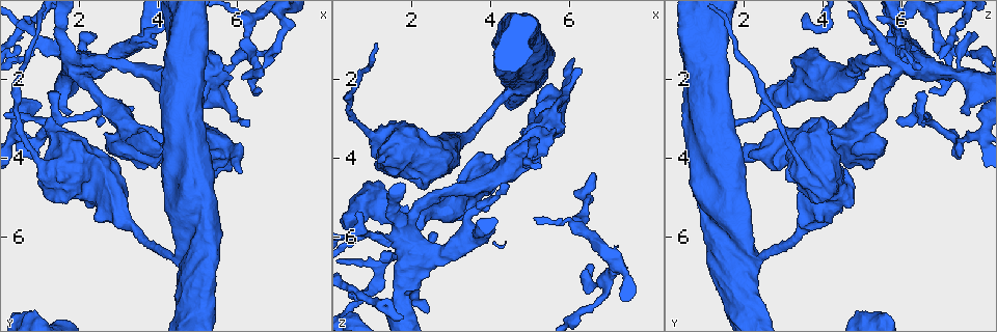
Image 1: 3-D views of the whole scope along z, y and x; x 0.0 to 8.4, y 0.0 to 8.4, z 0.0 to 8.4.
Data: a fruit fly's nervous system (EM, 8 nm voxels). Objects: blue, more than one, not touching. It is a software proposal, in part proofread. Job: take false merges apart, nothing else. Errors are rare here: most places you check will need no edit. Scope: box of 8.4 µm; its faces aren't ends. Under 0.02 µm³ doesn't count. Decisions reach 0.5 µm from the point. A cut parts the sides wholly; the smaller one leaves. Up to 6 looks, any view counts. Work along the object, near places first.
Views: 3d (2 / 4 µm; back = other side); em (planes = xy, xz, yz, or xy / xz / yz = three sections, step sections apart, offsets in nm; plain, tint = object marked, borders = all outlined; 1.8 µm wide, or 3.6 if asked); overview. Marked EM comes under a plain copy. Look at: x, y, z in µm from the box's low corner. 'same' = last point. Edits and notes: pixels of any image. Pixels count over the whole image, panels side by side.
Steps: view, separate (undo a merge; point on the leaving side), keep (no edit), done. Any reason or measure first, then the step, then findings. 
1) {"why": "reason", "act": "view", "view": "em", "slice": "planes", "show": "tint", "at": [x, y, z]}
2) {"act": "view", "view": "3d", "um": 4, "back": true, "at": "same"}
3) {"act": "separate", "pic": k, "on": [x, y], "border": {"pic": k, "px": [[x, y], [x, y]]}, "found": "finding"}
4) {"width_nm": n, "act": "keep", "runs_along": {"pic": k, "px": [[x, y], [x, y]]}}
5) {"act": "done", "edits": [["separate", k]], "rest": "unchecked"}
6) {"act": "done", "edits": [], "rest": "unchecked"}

{"why": "sudden change in width", "act": "view", "view": "em", "slice": "xz", "step": 8, "show": "tint", "at": [1.70, 2.00, 7.80]}

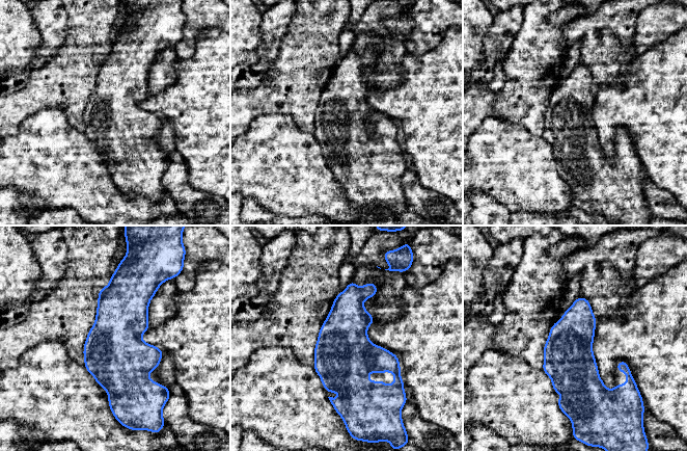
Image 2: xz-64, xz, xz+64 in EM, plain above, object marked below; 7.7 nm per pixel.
{"why": "another direction", "act": "view", "view": "em", "slice": "planes", "show": "borders", "at": "same"}

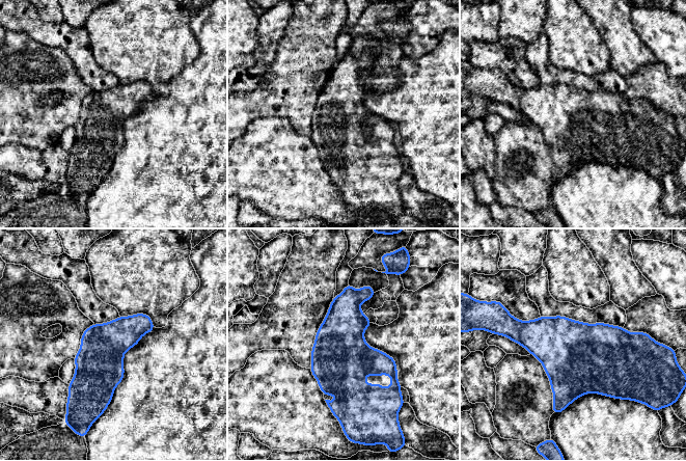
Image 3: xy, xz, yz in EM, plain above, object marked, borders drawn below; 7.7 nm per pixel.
{"width_nm": 360, "act": "keep", "found": "continuous, no second neuron"}

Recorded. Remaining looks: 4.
{"why": "calibre changes", "act": "view", "view": "em", "slice": "planes", "show": "tint", "at": [1.85, 1.60, 5.85]}

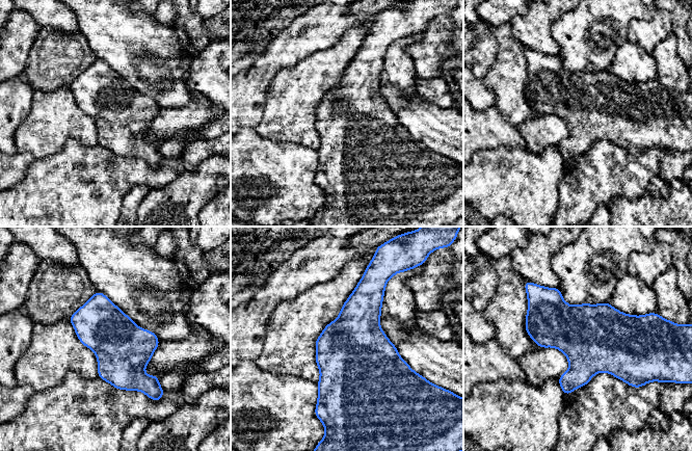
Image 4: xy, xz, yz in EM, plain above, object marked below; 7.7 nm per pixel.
{"act": "keep", "found": "one neuron here"}

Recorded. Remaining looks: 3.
{"why": "sudden change in width", "act": "view", "view": "em", "um": 3.6, "slice": "planes", "show": "tint", "at": [3.75, 3.75, 4.20]}

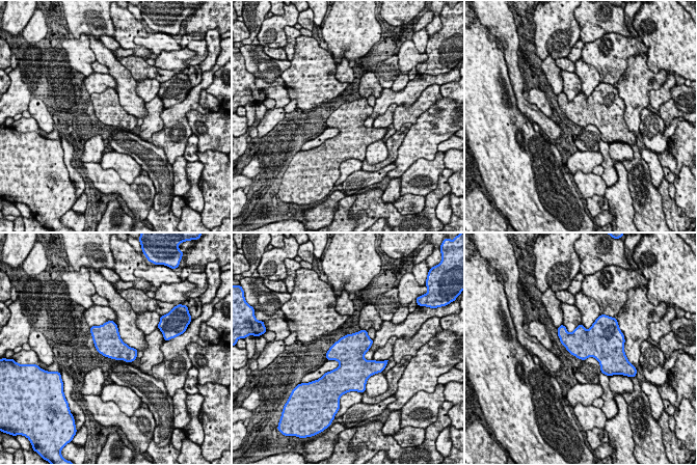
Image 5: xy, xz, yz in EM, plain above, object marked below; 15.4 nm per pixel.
{"act": "keep", "found": "one neuron here"}

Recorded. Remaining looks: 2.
{"act": "done", "edits": [], "rest": "unchecked"}

